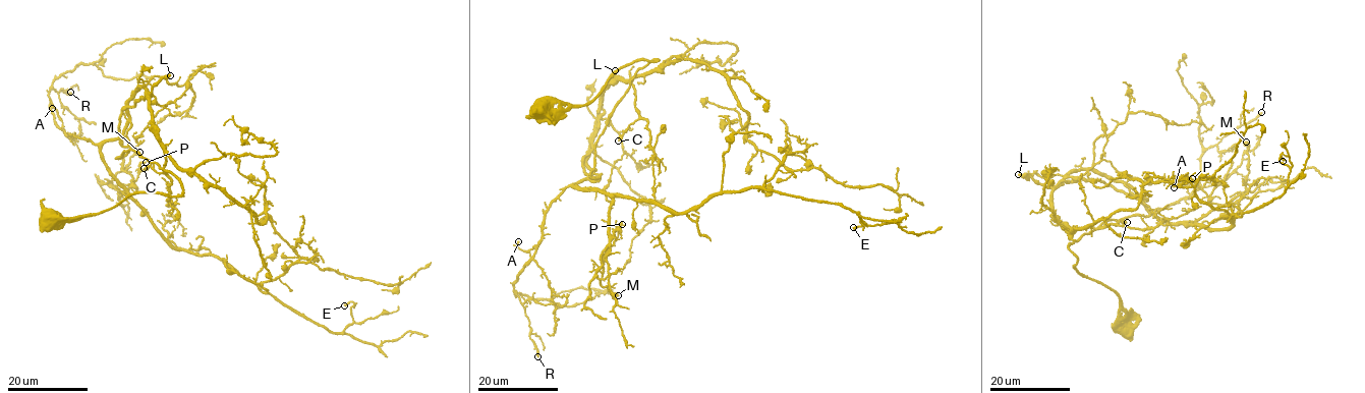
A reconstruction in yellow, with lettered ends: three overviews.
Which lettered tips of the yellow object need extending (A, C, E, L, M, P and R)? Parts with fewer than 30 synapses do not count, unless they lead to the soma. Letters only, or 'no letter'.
L

